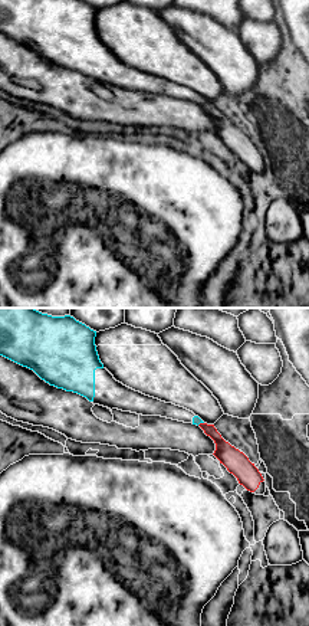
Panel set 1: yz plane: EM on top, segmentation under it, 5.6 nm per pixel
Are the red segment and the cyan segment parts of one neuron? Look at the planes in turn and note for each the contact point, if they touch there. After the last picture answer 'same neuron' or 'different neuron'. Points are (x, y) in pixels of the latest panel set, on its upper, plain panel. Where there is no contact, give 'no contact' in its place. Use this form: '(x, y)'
(200, 101)

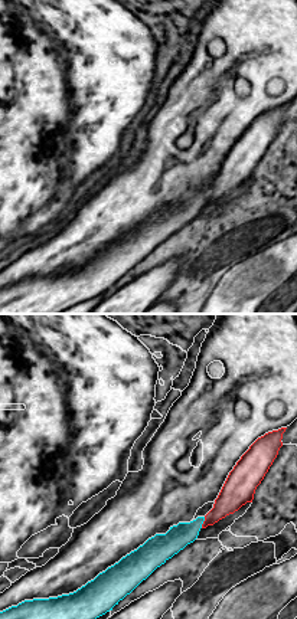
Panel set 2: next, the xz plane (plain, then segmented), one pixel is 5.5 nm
(204, 200)

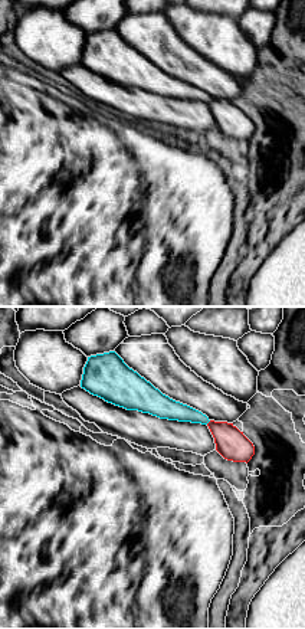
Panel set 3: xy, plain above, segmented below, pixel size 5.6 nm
(209, 100)

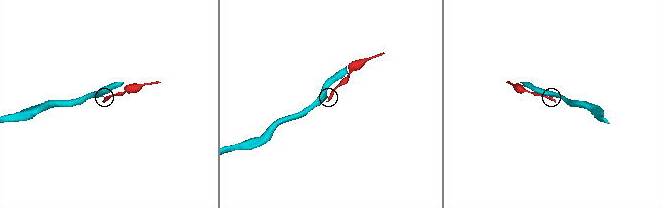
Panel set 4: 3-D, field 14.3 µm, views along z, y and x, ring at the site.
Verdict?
different neuron

